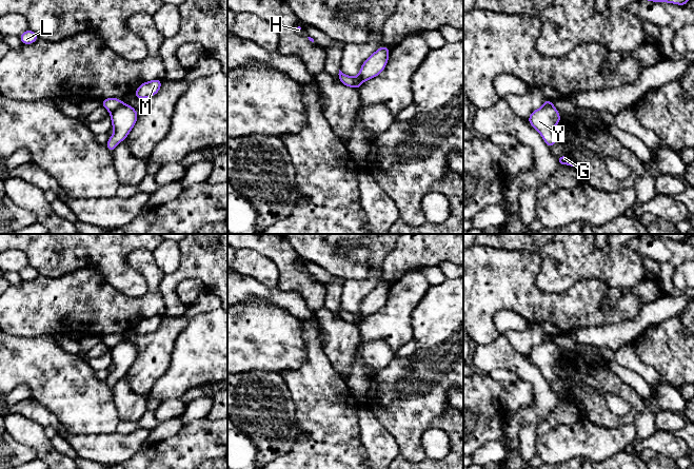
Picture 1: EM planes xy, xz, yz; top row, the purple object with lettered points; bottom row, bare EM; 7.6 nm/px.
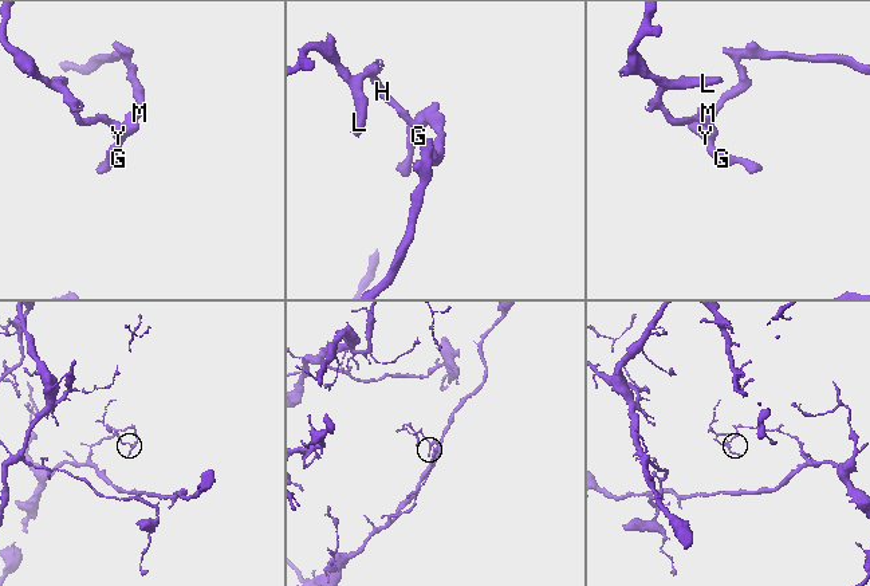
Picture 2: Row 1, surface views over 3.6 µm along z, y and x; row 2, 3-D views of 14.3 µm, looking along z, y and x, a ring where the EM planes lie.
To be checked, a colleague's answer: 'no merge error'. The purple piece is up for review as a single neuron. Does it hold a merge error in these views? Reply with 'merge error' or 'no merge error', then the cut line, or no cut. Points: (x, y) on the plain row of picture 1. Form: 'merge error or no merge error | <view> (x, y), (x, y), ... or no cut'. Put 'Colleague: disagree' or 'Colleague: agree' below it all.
merge error | xy (123, 340), (111, 349)
Colleague: disagree

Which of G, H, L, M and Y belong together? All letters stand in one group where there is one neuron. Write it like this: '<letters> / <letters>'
G M Y / H L

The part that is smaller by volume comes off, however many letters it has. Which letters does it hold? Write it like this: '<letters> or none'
H, L

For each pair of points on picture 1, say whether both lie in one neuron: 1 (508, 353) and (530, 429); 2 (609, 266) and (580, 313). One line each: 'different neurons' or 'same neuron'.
1: different neurons
2: different neurons

